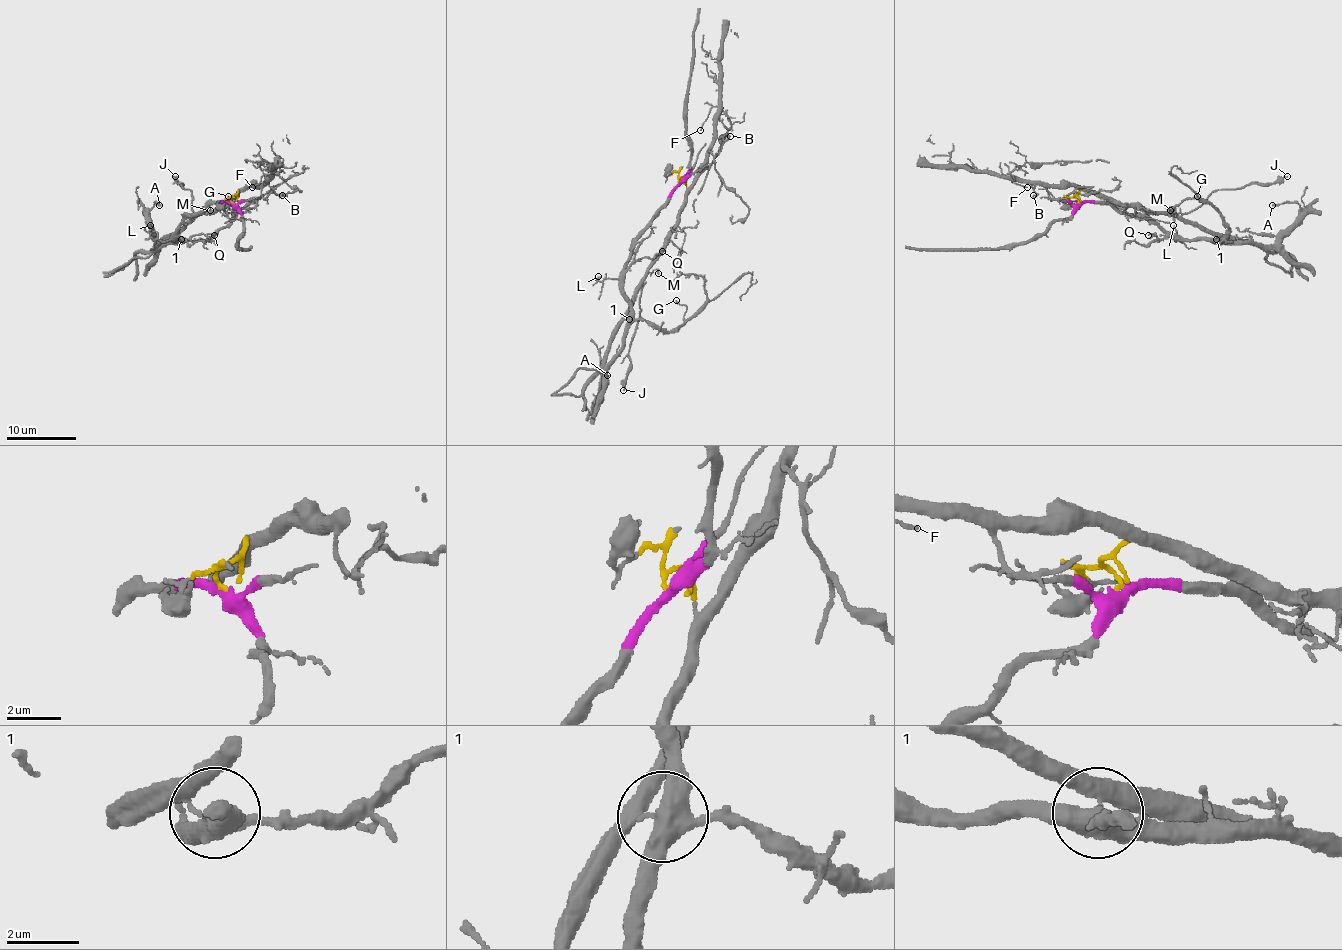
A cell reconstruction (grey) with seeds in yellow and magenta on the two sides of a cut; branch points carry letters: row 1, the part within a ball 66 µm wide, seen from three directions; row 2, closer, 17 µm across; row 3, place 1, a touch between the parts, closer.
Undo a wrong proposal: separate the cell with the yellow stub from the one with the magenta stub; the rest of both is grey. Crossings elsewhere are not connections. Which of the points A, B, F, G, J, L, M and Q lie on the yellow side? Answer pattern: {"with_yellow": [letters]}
{"with_yellow": ["B", "F", "J", "M"]}

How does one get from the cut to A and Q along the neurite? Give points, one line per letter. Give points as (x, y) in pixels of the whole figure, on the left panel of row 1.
A: (232, 202), (212, 202), (188, 216), (174, 232), (181, 239), (158, 244), (149, 209), (160, 206)
Q: (232, 202), (212, 202), (202, 213), (186, 218), (177, 232), (183, 239), (205, 234), (214, 235)

